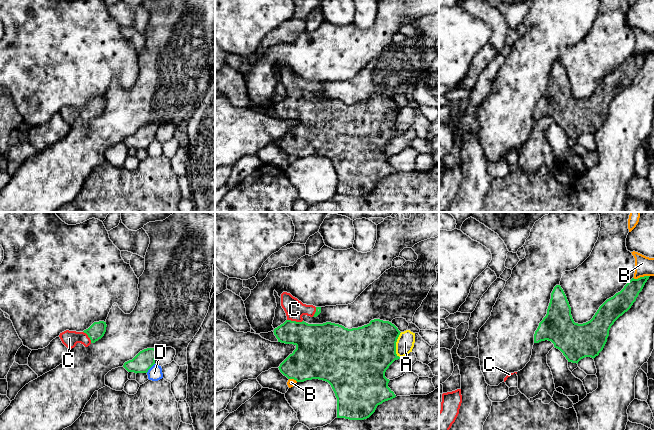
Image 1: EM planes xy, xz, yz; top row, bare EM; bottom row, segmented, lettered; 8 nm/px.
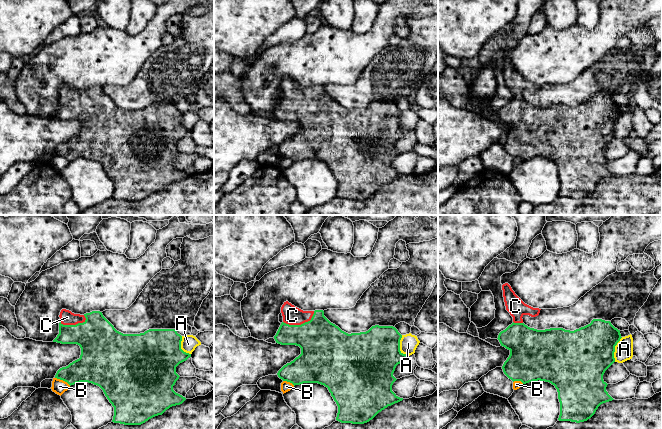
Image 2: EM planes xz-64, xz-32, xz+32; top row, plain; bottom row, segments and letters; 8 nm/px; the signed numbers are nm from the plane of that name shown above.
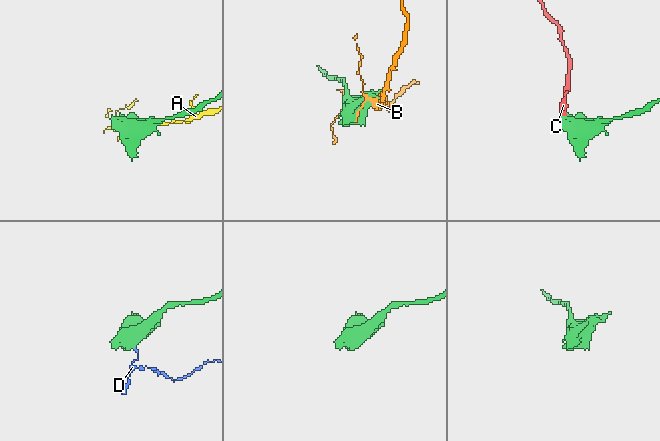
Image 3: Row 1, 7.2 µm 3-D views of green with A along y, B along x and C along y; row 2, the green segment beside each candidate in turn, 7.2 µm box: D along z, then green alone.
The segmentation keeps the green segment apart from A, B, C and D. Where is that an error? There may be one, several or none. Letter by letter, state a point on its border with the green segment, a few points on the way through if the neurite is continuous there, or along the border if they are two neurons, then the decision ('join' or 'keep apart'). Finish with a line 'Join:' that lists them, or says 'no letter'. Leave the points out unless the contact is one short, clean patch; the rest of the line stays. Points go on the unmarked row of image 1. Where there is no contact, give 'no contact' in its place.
A: meets green in xz at (395, 121); keep apart
B: meets green in yz at (641, 53); keep apart
C: meets green in xz at (295, 97); runs through xz (316, 120), (295, 97), (294, 85); join
D: meets green in xy at (150, 143); border along xy (154, 139), (146, 148); keep apart
Join: C

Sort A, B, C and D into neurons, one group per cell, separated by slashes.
A / B / C / D

